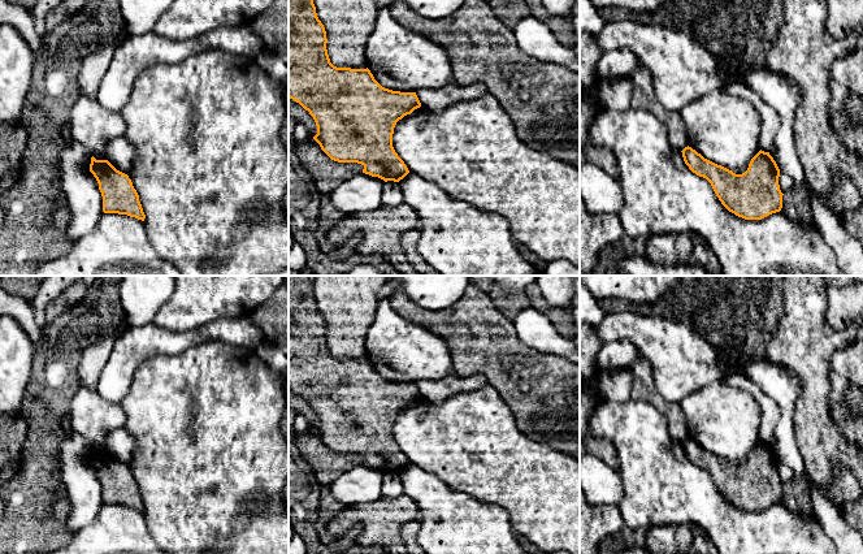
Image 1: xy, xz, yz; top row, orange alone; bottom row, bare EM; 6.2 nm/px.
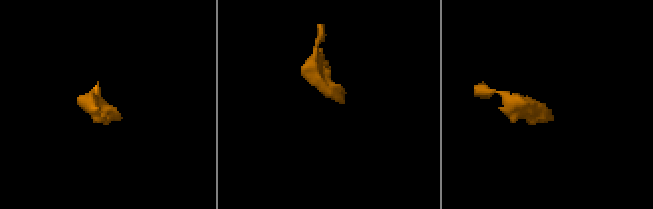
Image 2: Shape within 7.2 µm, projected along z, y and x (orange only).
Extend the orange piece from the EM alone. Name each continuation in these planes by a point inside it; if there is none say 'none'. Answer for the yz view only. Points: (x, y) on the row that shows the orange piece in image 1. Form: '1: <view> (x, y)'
1: yz (644, 98)

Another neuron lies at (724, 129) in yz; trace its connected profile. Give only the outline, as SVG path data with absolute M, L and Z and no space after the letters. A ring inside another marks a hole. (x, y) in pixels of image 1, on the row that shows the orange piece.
M714 91L678 113L686 125L688 146L736 174L745 173L760 151L759 113L742 98Z

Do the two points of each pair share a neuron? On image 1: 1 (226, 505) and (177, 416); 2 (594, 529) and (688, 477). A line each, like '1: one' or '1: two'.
1: one
2: two

